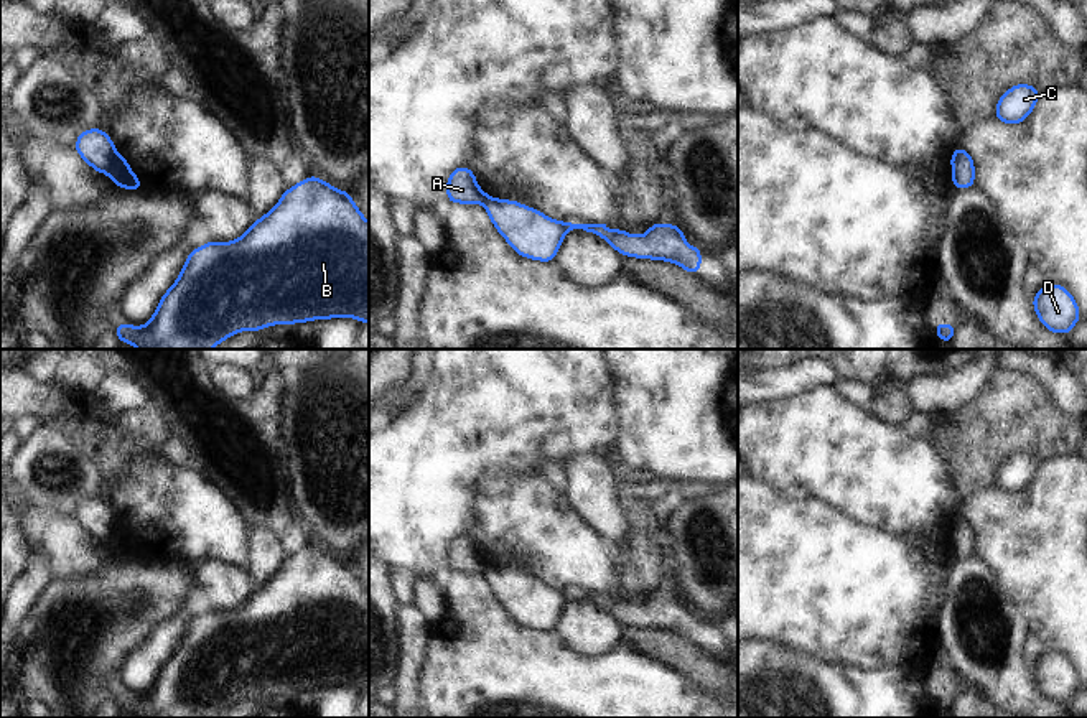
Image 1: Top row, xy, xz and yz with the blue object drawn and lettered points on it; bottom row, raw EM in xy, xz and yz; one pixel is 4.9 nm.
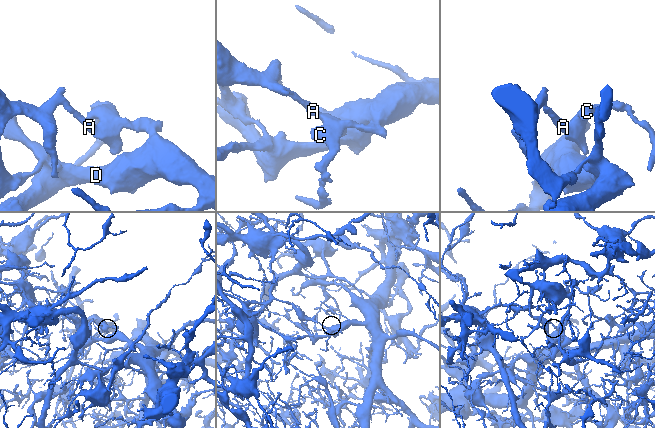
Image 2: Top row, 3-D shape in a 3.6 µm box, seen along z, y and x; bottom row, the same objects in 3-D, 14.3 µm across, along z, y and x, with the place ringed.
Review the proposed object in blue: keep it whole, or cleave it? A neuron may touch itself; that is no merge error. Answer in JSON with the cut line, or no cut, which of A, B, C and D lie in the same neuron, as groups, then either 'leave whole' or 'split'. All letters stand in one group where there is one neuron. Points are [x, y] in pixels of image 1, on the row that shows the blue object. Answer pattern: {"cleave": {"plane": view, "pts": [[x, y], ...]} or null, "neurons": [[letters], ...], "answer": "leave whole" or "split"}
{"cleave": {"plane": "xy", "pts": [[117, 152], [106, 172]]}, "neurons": [["A"], ["B", "C", "D"]], "answer": "split"}

